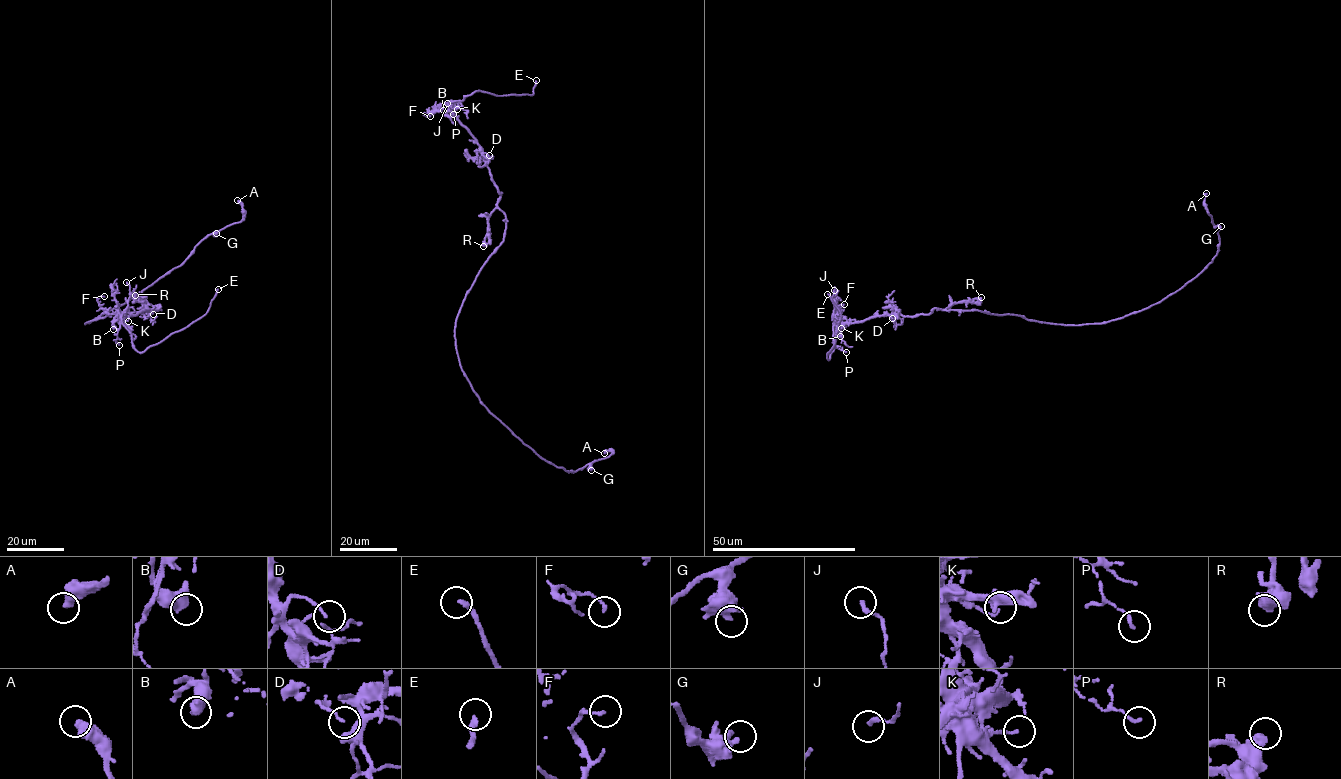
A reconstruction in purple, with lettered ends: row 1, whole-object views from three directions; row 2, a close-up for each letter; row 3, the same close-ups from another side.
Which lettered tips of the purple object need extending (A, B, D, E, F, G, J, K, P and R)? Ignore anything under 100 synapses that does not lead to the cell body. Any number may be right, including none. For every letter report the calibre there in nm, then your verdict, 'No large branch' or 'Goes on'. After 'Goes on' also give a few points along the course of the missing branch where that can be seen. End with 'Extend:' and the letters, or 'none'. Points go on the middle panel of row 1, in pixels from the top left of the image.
A: Thickness 420 nm. No large branch
B: Thickness 600 nm. No large branch
D: Thickness 110 nm. No large branch
E: Thickness 220 nm. Goes on. Course of what is missing: (536, 80), (541, 60)
F: Thickness 130 nm. No large branch
G: Thickness 480 nm. No large branch
J: Thickness 180 nm. No large branch
K: Thickness 130 nm. No large branch
P: Thickness 140 nm. No large branch
R: Thickness 500 nm. No large branch
Extend: E

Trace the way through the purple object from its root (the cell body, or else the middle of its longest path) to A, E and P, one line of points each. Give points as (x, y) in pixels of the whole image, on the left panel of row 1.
A: (116, 312), (84, 323), (122, 305), (179, 266), (209, 234), (238, 223), (242, 219), (243, 210), (237, 200)
E: (116, 312), (161, 307), (120, 318), (132, 346), (142, 352), (201, 318), (218, 289)
P: (116, 312), (161, 307), (154, 306), (158, 305), (157, 310), (124, 315), (115, 340), (119, 345)

